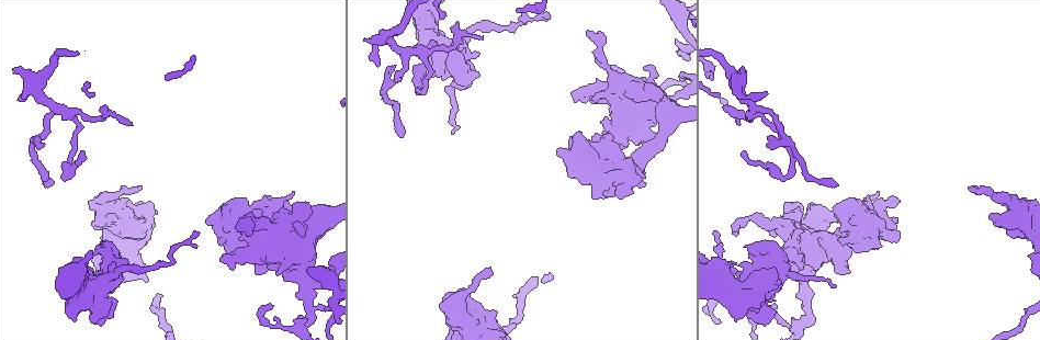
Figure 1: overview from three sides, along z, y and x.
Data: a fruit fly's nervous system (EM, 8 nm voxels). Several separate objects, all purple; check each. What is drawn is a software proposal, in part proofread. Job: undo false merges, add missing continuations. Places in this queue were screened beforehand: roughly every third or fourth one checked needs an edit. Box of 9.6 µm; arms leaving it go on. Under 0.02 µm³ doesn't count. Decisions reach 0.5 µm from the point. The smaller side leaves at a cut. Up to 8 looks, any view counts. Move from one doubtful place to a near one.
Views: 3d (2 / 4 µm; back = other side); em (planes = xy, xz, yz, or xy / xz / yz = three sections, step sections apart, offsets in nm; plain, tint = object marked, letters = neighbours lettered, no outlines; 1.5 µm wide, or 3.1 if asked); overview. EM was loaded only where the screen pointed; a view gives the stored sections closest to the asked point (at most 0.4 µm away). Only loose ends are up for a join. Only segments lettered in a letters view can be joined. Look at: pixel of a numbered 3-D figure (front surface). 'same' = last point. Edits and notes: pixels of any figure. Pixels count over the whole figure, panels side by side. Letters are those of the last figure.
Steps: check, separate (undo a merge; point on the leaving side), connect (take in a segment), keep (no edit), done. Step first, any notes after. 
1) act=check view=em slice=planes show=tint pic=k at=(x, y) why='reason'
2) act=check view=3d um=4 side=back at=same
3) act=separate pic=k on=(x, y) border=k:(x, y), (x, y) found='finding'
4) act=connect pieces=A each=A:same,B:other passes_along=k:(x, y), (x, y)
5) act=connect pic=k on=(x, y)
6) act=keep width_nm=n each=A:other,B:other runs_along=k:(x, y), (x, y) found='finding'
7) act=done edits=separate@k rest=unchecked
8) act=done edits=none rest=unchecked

act=check view=em slice=xz step=4 show=tint pic=1 at=(487, 268) why='an open end'

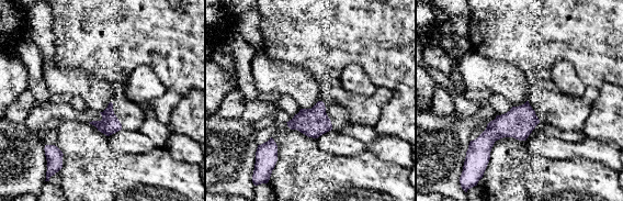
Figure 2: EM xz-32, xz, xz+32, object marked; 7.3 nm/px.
act=check view=em slice=planes show=letters at=same why='cut it another way'

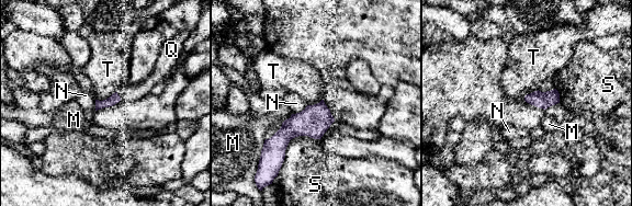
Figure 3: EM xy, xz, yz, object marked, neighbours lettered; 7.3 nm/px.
act=connect pieces=Q each=M:other,N:other,Q:same,S:other,T:other found='the neuron continues'

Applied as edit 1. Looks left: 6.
act=check view=overview

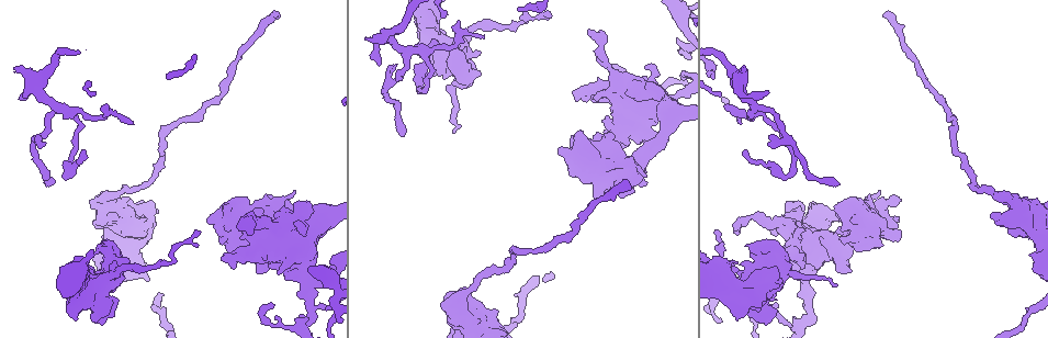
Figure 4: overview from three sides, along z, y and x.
act=check view=em slice=xy step=4 show=tint pic=4 at=(774, 311) why='stops while still wide'

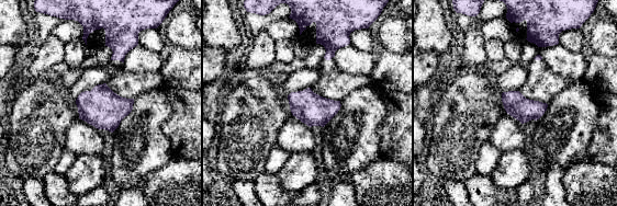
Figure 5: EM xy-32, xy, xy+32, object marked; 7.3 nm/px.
act=check view=em slice=planes show=letters at=same why='cut it another way'

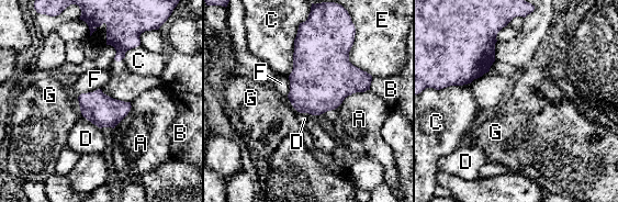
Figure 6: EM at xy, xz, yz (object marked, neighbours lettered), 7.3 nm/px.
act=keep longest_contact=C:360nm each=A:other,B:other,C:other,D:other,E:other,F:other,G:other border=6:(100, 88), (82, 92), (78, 97) found='no lettered segment goes on from it'

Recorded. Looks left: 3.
act=check view=3d um=4 pic=4 at=(50, 184) why='thin end'

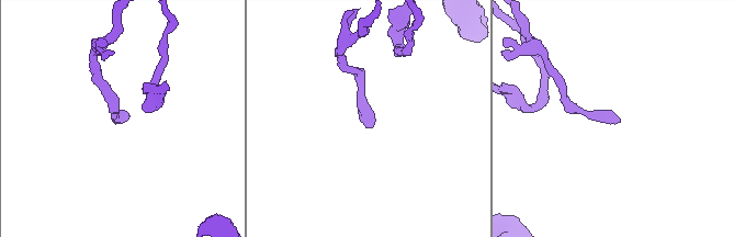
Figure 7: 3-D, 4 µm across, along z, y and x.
act=check view=em slice=planes show=letters pic=7 at=(126, 119) why='shape alone is not enough'

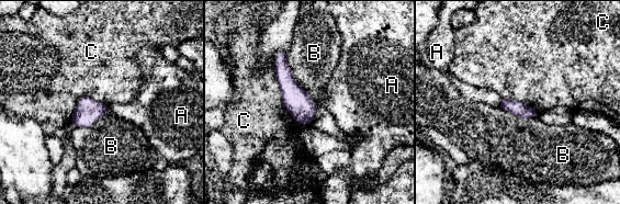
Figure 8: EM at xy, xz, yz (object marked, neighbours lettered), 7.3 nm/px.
act=keep longest_contact=C:460nm each=A:other,B:other,C:other runs_along=8:(281, 54), (284, 78), (307, 121) found='no lettered segment goes on from it'

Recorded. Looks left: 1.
act=done edits=connect@3 rest=unchecked

